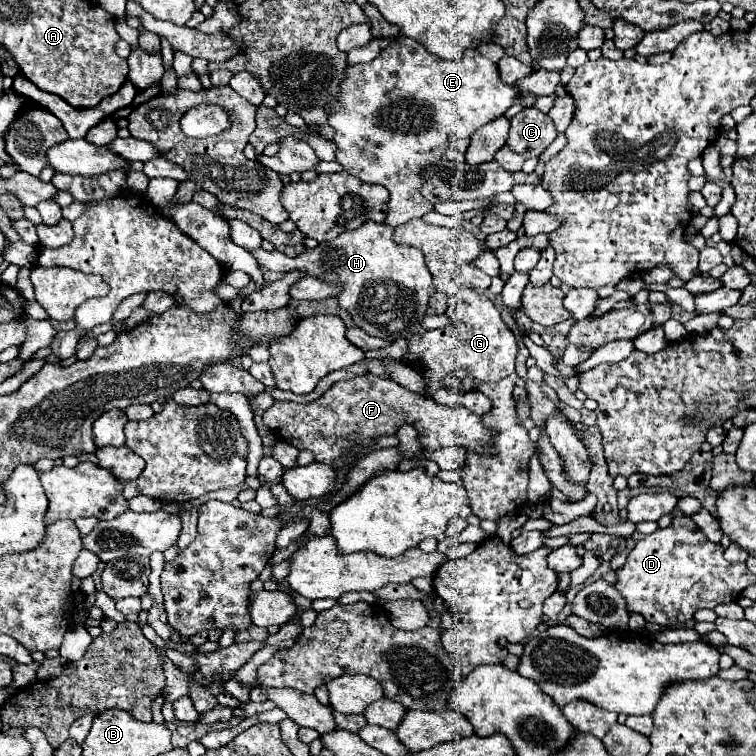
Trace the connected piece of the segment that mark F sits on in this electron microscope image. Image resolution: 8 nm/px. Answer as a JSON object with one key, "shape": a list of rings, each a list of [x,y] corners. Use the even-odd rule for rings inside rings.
{"shape":[[[370,372],[334,384],[324,396],[310,404],[274,402],[262,414],[262,422],[276,434],[278,440],[292,444],[298,450],[310,450],[318,462],[334,468],[344,468],[356,462],[340,460],[346,450],[354,446],[372,446],[374,436],[396,434],[404,424],[412,424],[418,430],[418,440],[426,450],[462,446],[476,454],[488,454],[488,450],[492,450],[492,438],[496,438],[496,430],[488,430],[482,416],[472,414],[464,406],[450,408],[436,404],[430,396],[414,394],[394,380],[384,380]]]}

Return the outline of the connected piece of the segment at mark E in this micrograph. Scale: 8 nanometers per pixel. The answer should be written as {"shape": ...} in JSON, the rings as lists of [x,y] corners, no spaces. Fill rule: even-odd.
{"shape":[[[400,36],[398,42],[384,48],[372,62],[348,66],[344,74],[346,78],[342,82],[342,92],[338,94],[336,104],[328,106],[328,124],[334,128],[332,142],[336,144],[336,162],[356,178],[388,188],[390,202],[386,224],[392,226],[404,224],[434,210],[434,206],[420,194],[424,170],[442,160],[454,140],[470,138],[480,126],[504,116],[518,98],[516,86],[502,82],[498,66],[484,58],[478,50],[468,50],[464,60],[450,62],[430,54],[420,42],[408,36]]]}

